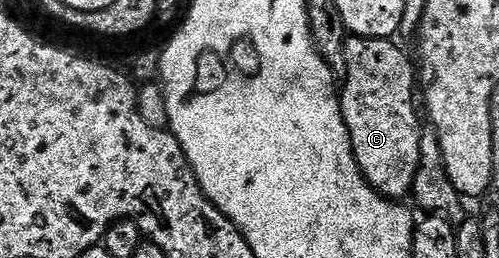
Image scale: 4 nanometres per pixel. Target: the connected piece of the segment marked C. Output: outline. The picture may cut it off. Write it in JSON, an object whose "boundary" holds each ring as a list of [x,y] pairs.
{"boundary":[[[348,35],[345,42],[347,71],[341,80],[341,103],[345,126],[357,158],[361,174],[388,200],[402,201],[411,196],[411,184],[419,165],[419,146],[422,136],[419,112],[415,109],[415,68],[411,60],[395,45],[394,39]]]}

